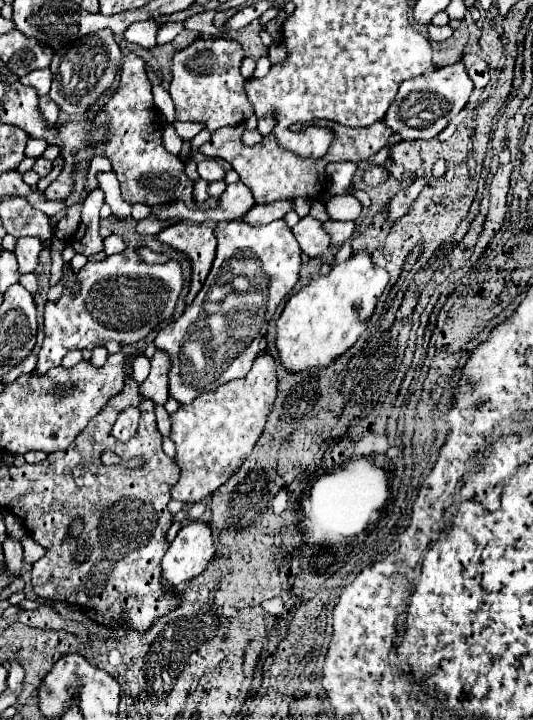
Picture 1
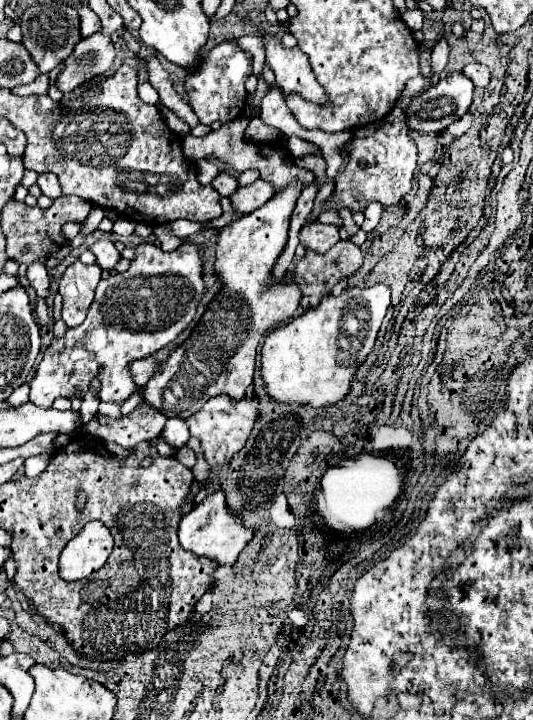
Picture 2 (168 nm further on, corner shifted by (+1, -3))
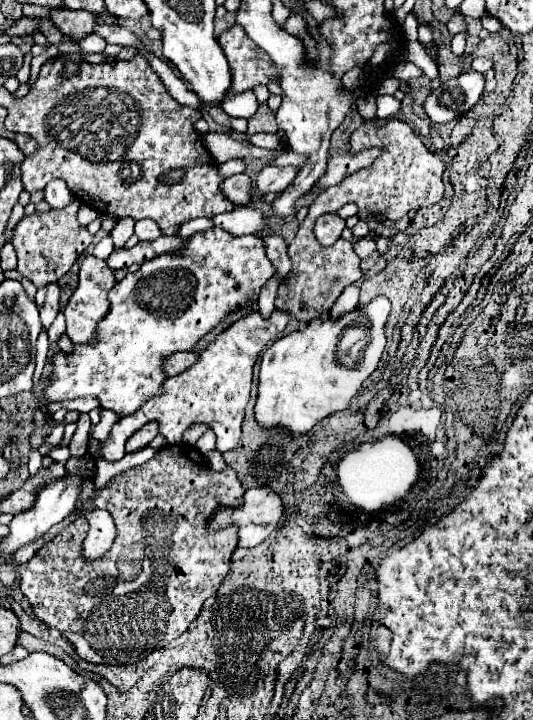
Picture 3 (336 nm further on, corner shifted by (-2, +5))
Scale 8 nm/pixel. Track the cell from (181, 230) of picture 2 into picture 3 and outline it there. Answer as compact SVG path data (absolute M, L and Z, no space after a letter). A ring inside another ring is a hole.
M235 207L229 213L213 217L213 225L233 233L233 235L243 235L243 233L257 233L263 229L263 213L251 207Z

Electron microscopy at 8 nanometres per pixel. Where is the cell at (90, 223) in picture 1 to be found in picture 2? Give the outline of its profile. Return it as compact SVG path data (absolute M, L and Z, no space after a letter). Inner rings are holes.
M100 239L98 243L94 243L90 247L90 251L96 255L96 263L102 267L102 269L108 269L108 271L114 271L116 263L122 259L120 257L120 251L114 247L112 241L108 239Z

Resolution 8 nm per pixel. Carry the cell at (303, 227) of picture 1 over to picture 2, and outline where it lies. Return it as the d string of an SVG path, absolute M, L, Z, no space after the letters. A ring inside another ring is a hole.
M324 223L304 225L300 231L300 241L304 243L304 247L310 247L316 253L326 253L330 247L334 247L340 241L338 227Z

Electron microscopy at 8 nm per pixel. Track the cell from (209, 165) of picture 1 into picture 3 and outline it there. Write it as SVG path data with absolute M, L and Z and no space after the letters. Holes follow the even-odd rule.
M245 173L231 175L223 179L221 191L233 205L247 205L251 199L251 179Z

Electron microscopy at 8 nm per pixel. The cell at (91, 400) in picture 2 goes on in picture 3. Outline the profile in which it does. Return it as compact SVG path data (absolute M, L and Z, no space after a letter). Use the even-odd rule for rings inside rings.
M81 413L77 421L77 431L69 441L71 457L83 457L83 453L87 453L87 441L89 441L89 415Z

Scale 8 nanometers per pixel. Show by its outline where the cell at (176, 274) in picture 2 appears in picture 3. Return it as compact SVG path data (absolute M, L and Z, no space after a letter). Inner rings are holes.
M211 227L203 233L187 237L183 249L153 257L143 263L139 271L127 273L113 285L113 291L109 291L111 307L97 323L97 339L85 345L73 345L73 353L53 353L53 371L47 377L43 397L47 401L65 401L91 395L101 401L103 409L113 409L121 417L135 413L145 399L161 391L161 383L167 377L161 371L161 359L177 351L189 351L229 311L255 303L261 287L273 277L273 273L275 267L265 255L263 239L257 235L237 237L219 227Z

